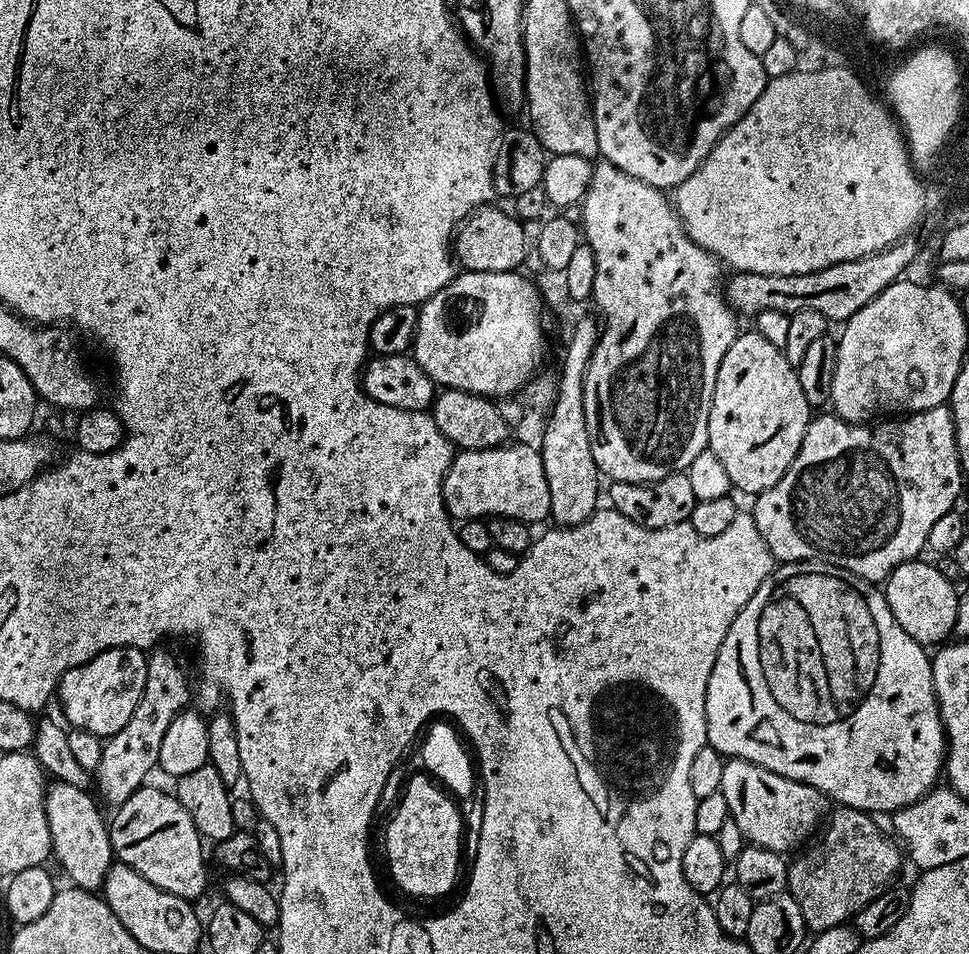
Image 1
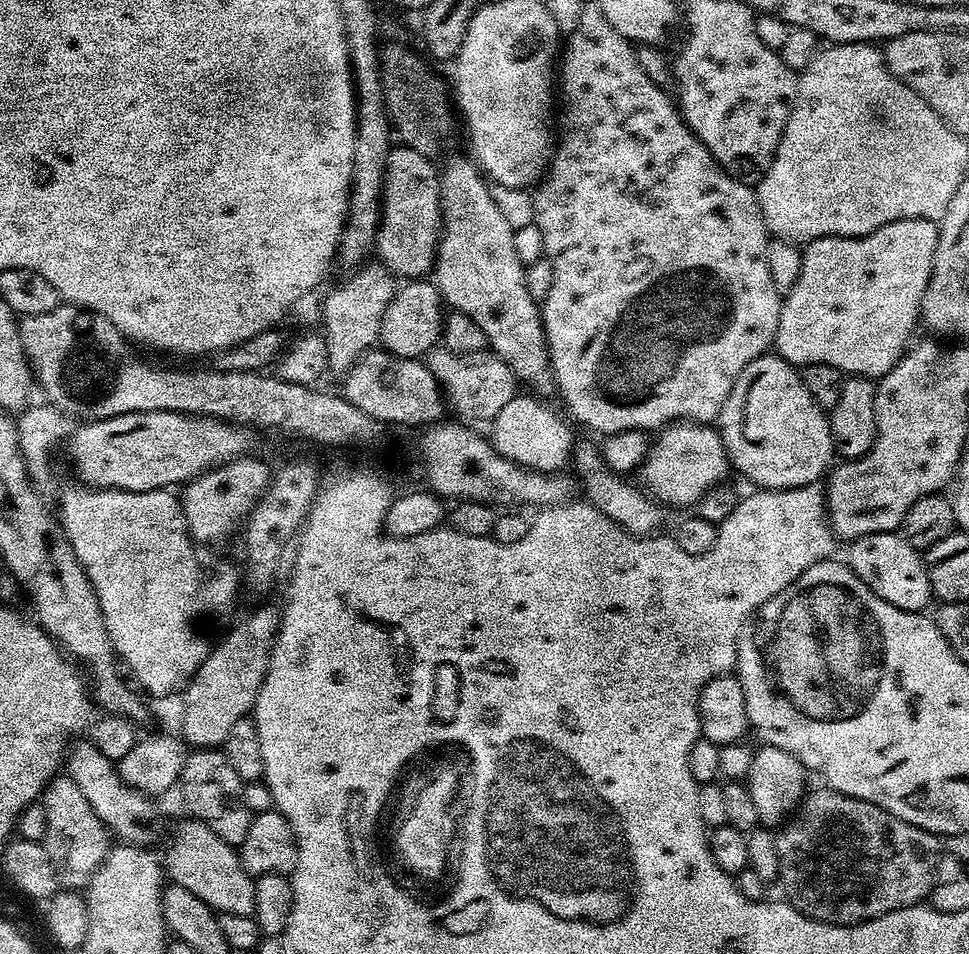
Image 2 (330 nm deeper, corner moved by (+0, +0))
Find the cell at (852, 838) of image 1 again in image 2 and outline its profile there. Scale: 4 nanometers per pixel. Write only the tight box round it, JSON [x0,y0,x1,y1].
[775,786,942,924]

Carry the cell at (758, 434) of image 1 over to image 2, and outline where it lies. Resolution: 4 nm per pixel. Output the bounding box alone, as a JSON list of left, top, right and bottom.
[718,354,834,490]

